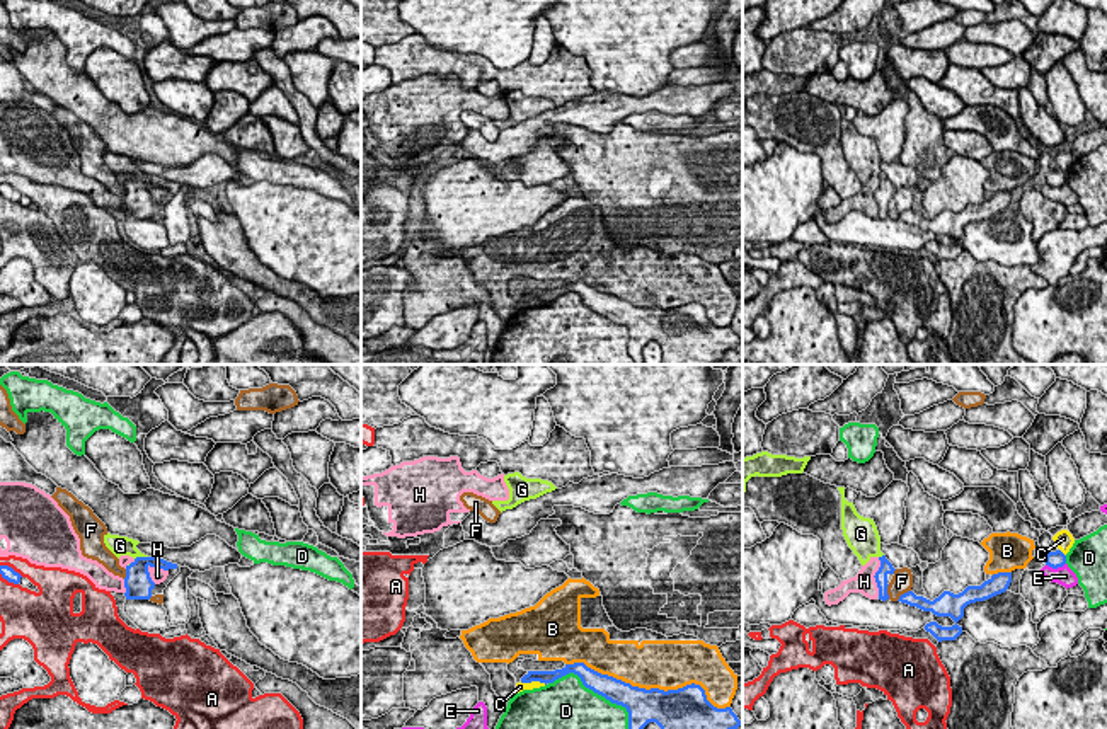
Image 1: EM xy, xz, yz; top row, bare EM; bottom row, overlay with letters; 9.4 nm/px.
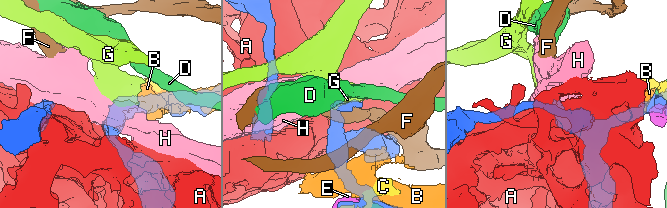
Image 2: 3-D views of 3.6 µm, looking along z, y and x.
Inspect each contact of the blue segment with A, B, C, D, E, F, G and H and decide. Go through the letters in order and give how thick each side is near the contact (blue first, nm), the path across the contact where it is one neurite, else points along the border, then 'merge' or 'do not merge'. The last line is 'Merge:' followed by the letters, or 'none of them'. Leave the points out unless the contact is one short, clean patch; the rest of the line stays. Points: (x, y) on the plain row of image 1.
A: calibres 130 and 200 nm; do not merge
B: calibres 360 and 460 nm; do not merge
C: calibres 130 and 90 nm; border xz (520, 300), (545, 302); do not merge
D: calibres 240 and 480 nm; do not merge
E: calibres 160 and 180 nm; do not merge
F: calibres 130 and 200 nm; do not merge
G: calibres 260 and 190 nm; way xy (138, 201), (140, 176), (128, 166), (120, 164); merge
H: calibres 130 and 200 nm; do not merge
Merge: G

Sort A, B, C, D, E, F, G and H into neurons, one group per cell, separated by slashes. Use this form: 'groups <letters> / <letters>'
groups A / B / C / D / E F / G / H

